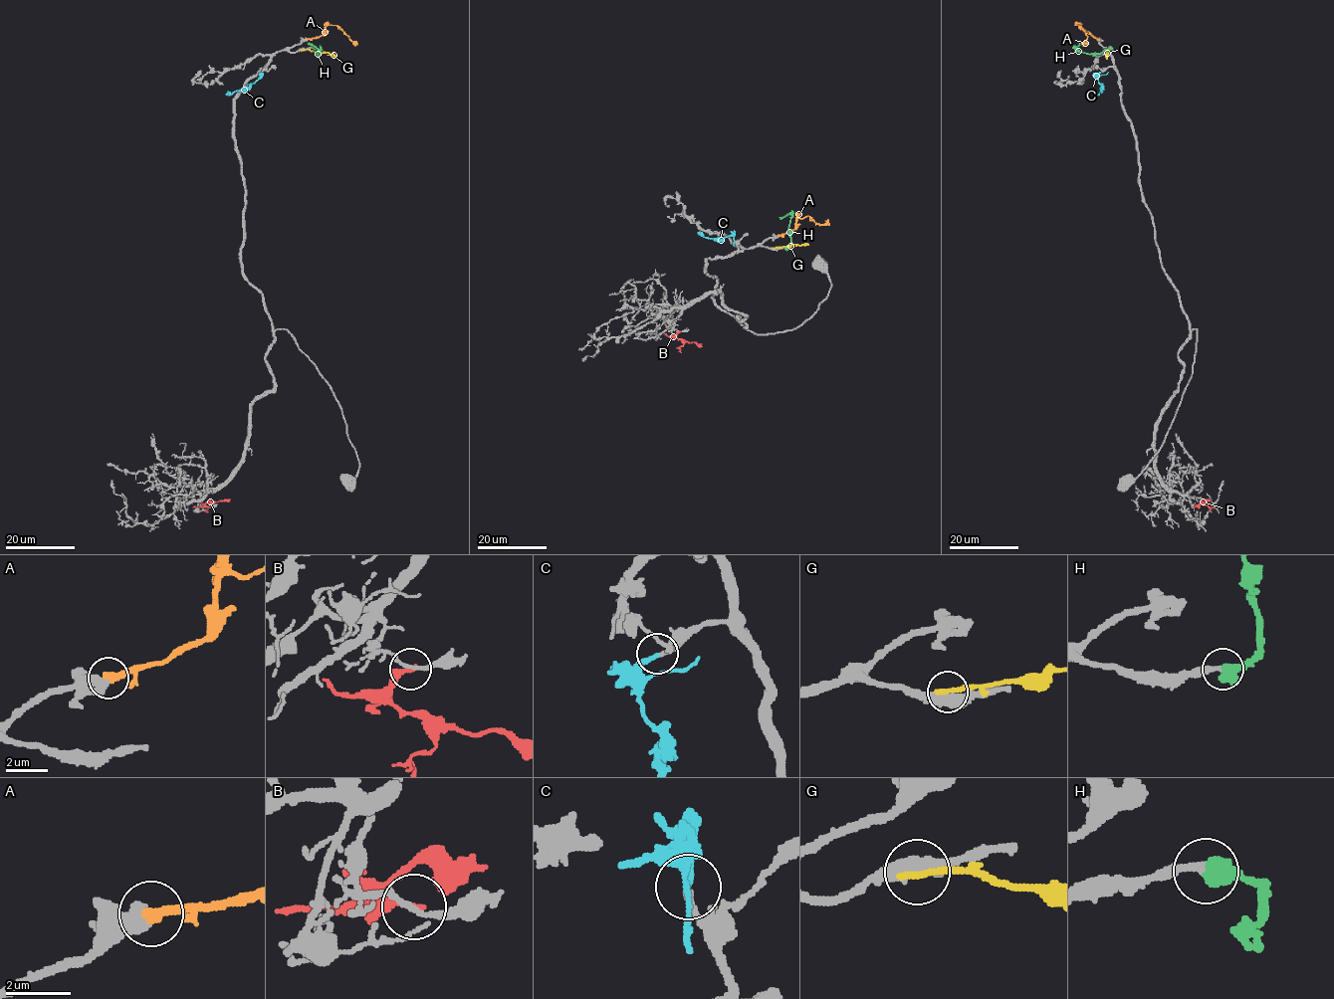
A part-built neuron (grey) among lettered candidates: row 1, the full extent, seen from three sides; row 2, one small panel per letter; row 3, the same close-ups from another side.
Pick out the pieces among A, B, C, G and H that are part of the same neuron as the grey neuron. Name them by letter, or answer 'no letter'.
A, H

